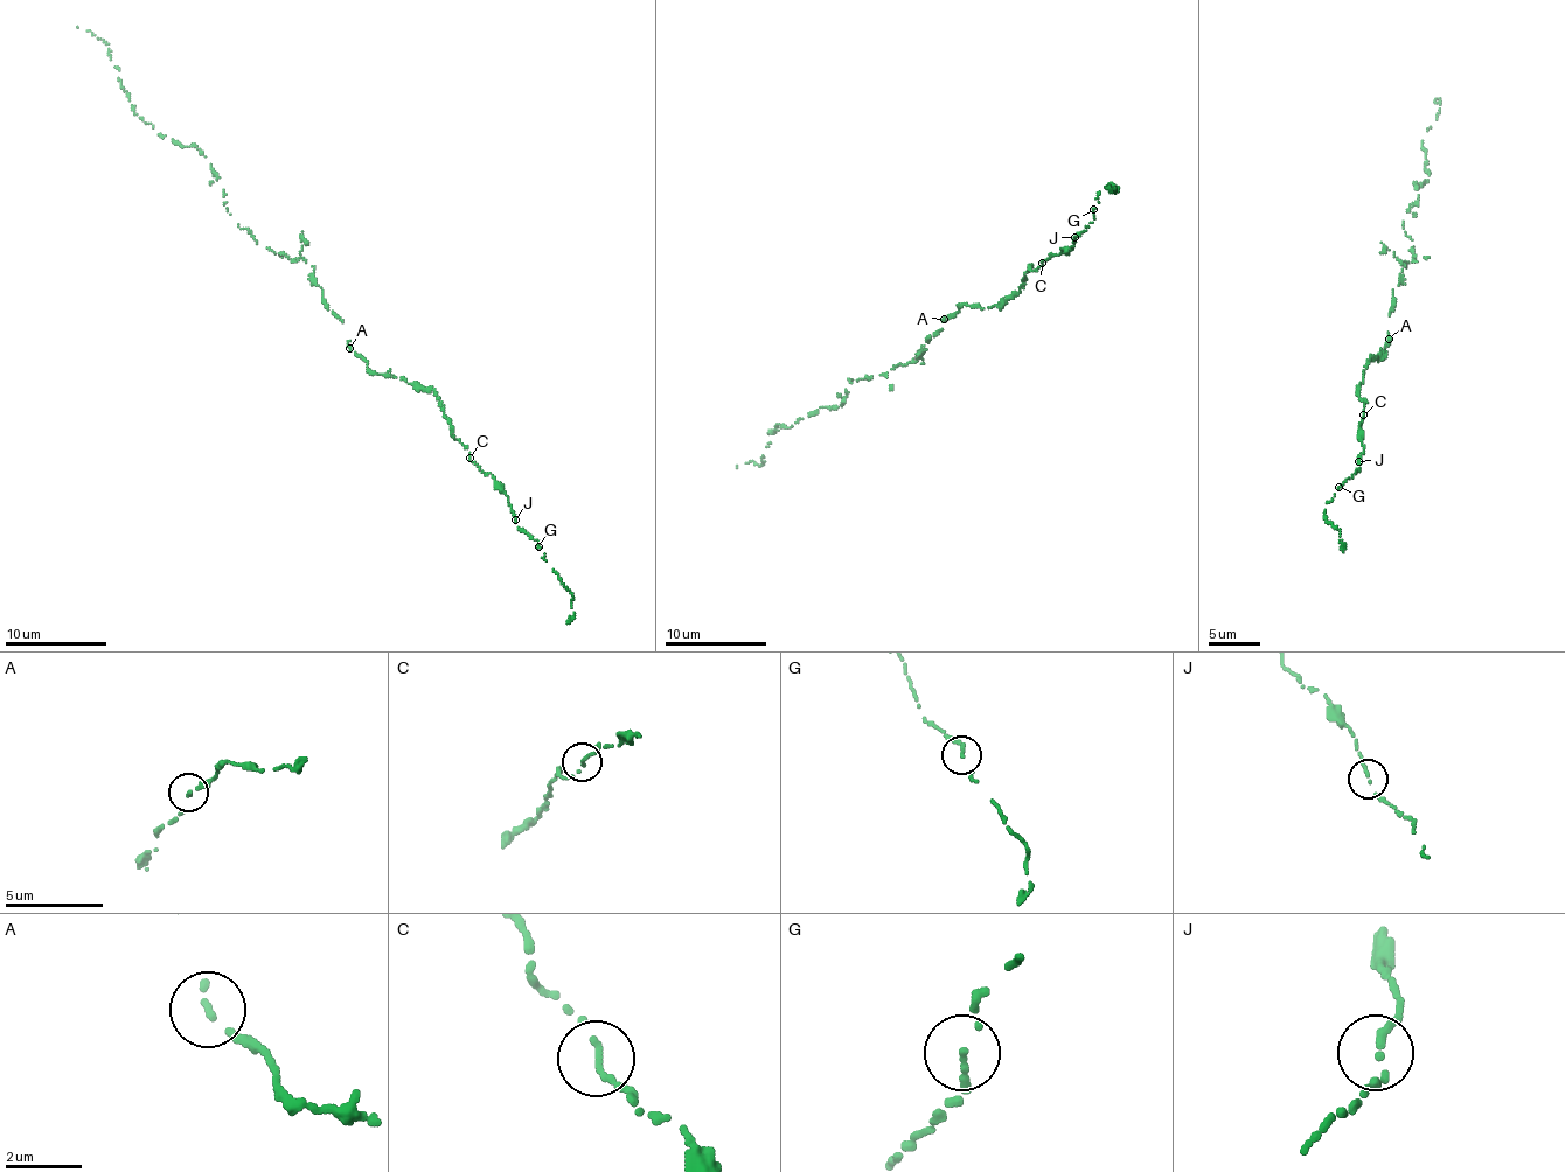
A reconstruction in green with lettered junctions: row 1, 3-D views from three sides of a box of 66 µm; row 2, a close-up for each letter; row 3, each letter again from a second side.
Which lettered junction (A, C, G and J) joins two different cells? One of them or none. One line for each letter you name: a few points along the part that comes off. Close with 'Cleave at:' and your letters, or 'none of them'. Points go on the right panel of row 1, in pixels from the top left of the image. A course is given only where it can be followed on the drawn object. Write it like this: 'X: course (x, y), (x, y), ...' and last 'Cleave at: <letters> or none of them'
Cleave at: none of them

